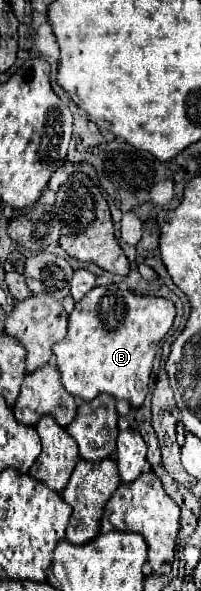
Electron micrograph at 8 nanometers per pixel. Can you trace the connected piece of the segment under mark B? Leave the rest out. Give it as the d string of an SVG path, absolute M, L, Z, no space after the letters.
M114 284L92 288L76 302L68 318L68 336L52 348L64 388L82 400L94 400L106 392L138 408L148 394L156 346L170 330L174 316L176 308L168 298L136 296Z

